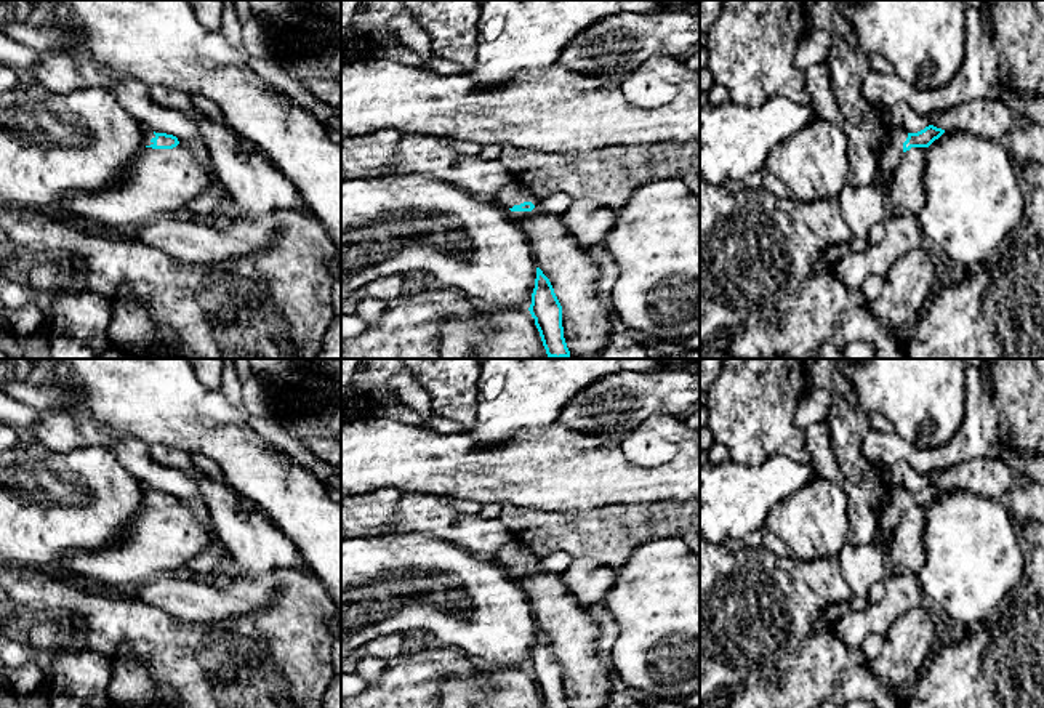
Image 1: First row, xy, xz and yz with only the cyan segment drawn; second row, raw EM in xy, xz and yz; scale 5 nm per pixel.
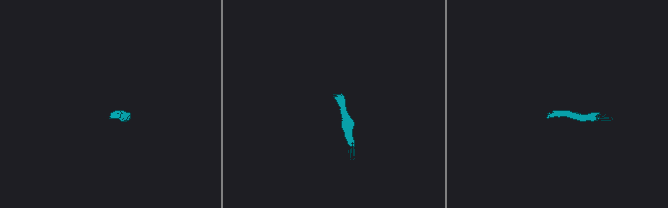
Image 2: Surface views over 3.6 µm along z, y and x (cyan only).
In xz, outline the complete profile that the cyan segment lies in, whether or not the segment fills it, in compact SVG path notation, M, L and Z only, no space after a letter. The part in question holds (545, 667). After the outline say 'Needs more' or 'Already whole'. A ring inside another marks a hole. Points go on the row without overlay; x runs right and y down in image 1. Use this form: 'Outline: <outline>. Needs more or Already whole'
Outline: M536 626L532 663L528 666L540 690L544 708L568 708L564 697L562 665L549 638Z. Already whole

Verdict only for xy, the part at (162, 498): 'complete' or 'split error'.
split error

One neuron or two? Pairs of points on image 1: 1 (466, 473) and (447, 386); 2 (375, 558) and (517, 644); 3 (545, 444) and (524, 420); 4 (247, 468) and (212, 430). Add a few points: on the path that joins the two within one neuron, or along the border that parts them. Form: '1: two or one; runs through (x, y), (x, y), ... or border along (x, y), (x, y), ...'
1: two; border along (463, 430), (468, 433)
2: one; runs through (413, 559), (457, 569), (482, 606)
3: two; border along (556, 422), (537, 431), (521, 431), (500, 444)
4: one; runs through (240, 458), (221, 439)

